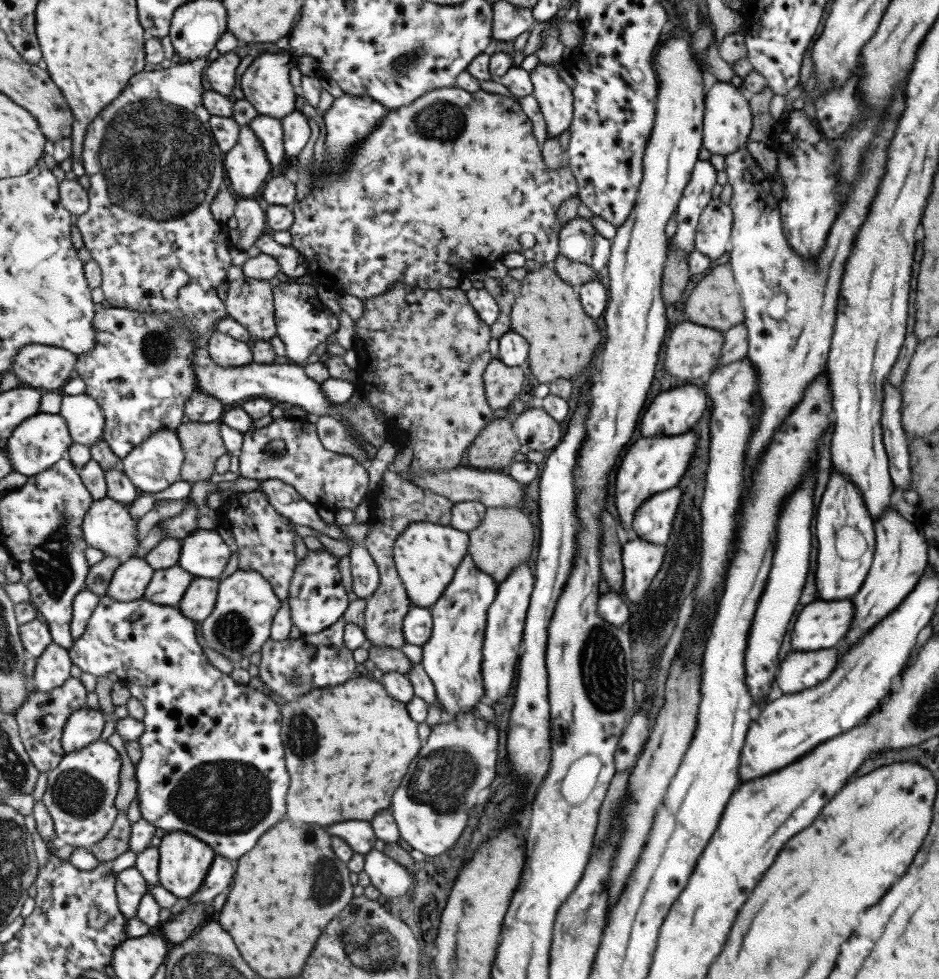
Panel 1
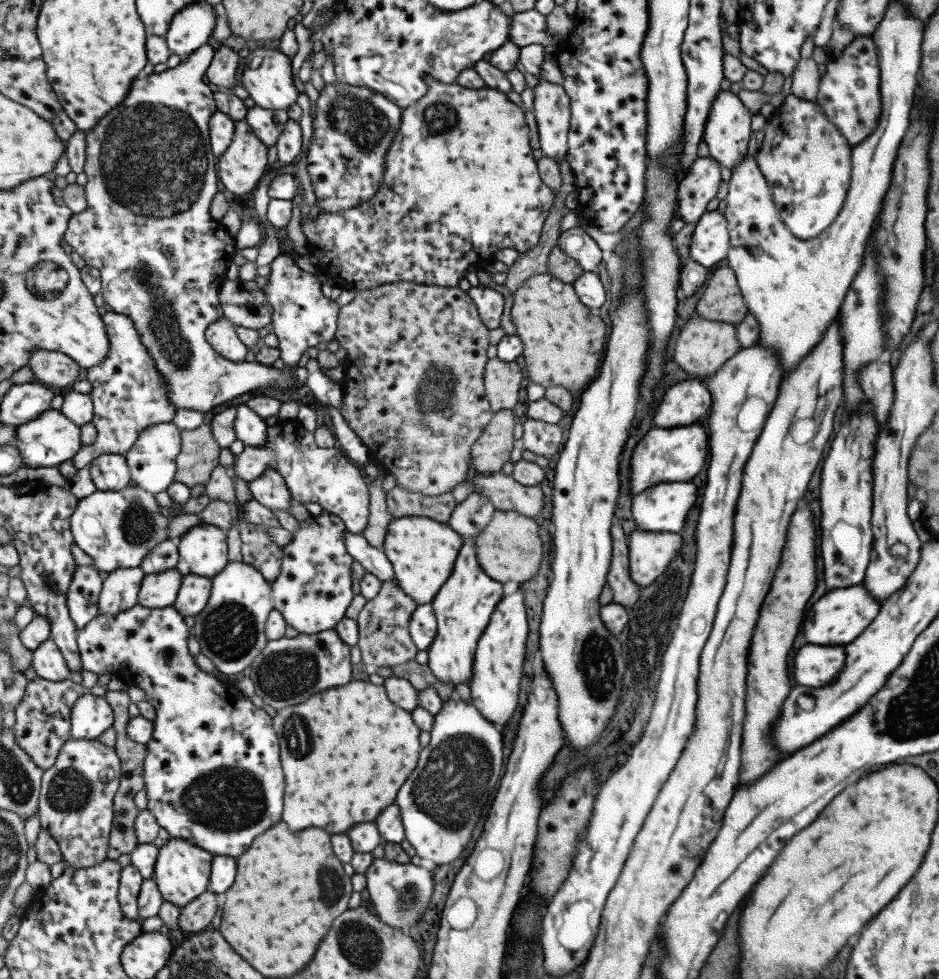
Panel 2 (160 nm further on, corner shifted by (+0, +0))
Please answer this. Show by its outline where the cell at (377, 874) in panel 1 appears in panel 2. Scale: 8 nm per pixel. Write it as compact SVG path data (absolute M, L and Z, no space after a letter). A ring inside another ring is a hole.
M381 857L372 859L367 867L366 877L366 890L369 894L367 902L378 913L378 919L383 924L408 931L423 916L423 910L427 908L433 892L433 880L429 870L413 866L412 863L399 864Z

